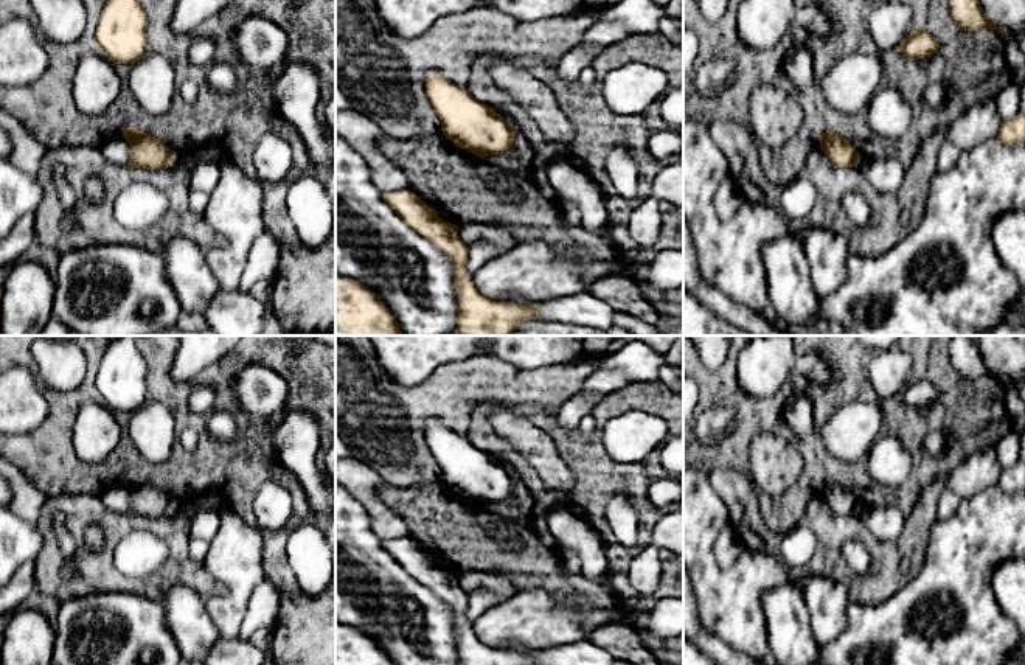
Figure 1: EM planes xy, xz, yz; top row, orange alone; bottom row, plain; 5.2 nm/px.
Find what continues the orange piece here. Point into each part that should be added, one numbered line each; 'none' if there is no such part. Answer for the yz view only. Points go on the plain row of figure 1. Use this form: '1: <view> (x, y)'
none

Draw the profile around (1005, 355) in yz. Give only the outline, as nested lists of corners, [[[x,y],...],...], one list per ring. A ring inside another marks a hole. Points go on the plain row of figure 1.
[[[975,336],[986,365],[1002,374],[1011,388],[1025,378],[1025,336]]]

